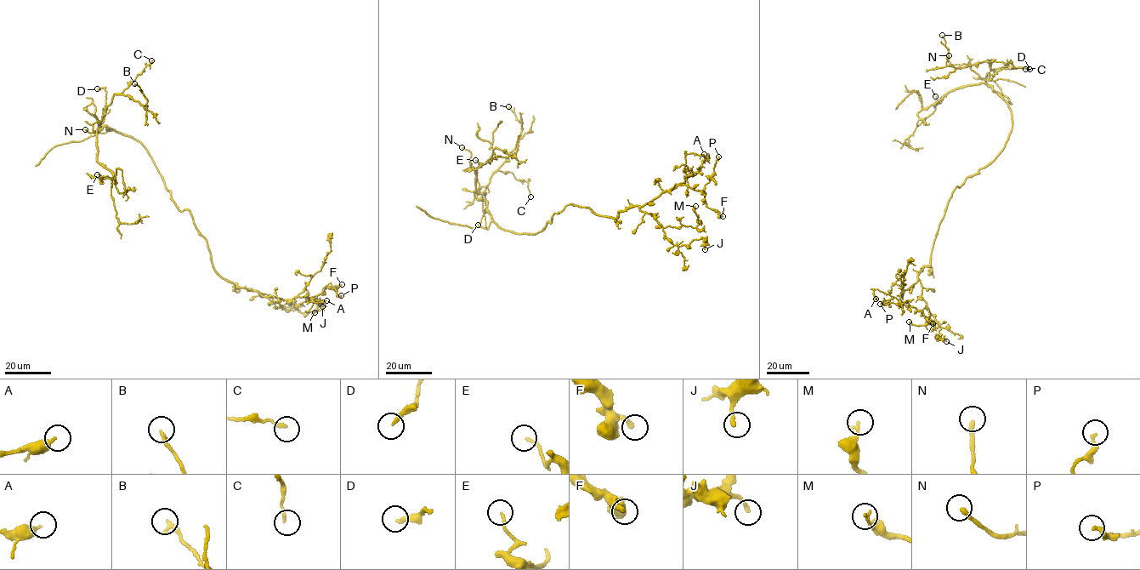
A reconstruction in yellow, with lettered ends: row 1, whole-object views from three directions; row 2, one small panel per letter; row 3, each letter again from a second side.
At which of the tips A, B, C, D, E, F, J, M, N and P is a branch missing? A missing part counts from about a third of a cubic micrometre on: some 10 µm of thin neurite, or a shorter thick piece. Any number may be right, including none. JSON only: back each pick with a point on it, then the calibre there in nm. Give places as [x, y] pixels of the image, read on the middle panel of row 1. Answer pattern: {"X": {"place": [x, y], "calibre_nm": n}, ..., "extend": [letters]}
{"extend": []}

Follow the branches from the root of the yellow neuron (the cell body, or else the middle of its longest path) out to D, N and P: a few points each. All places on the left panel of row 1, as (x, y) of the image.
D: (170, 192), (139, 142), (106, 127), (97, 130), (105, 112), (106, 92), (104, 88), (97, 88)
N: (170, 192), (139, 142), (106, 127), (97, 130), (100, 125), (96, 122), (92, 124), (93, 133), (85, 129)
P: (170, 192), (180, 210), (190, 213), (224, 278), (283, 299), (313, 297), (330, 282), (341, 295)

